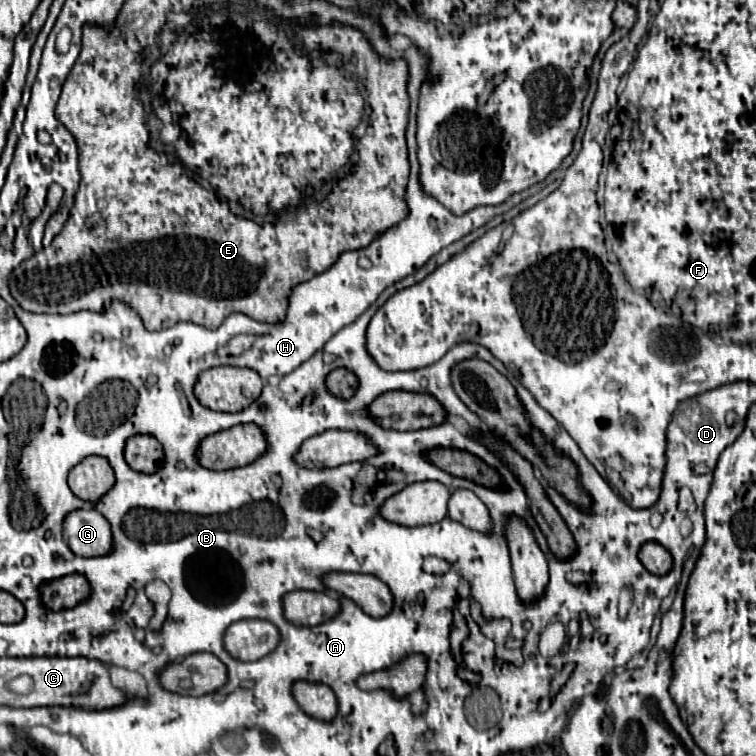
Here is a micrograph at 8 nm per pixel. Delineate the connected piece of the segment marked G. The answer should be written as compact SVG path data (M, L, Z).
M95 507L69 513L63 521L63 539L79 557L97 557L111 551L109 521Z

